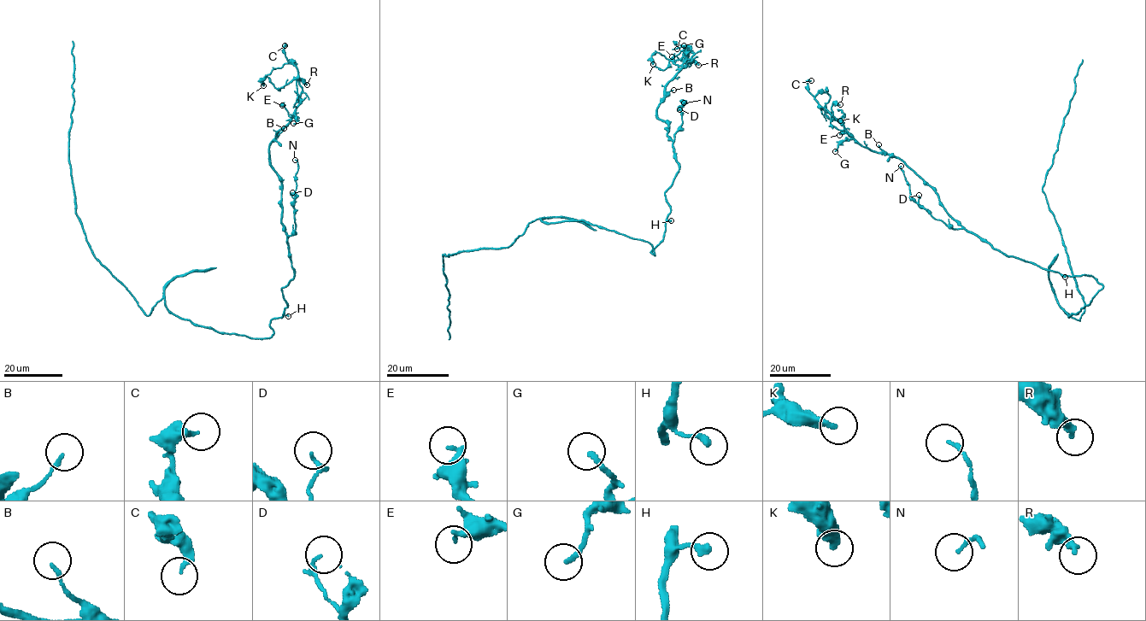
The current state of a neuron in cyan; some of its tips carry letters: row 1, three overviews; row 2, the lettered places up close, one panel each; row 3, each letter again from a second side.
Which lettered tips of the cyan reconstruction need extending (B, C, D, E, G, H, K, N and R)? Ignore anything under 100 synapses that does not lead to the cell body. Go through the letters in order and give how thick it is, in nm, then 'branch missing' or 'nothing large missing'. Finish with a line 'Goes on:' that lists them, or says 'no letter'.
B: 140 nm thick; nothing large missing
C: 280 nm thick; nothing large missing
D: 160 nm thick; nothing large missing
E: 280 nm thick; nothing large missing
G: 190 nm thick; nothing large missing
H: 260 nm thick; nothing large missing
K: 280 nm thick; nothing large missing
N: 150 nm thick; nothing large missing
R: 200 nm thick; nothing large missing
Goes on: no letter

